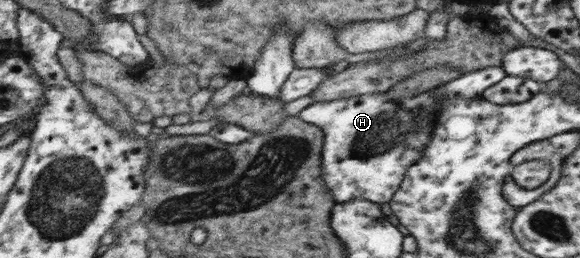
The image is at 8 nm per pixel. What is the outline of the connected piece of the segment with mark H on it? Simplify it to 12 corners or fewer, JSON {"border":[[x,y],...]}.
{"border":[[466,72],[400,100],[313,102],[334,202],[389,203],[421,157],[439,102],[506,75]]}

